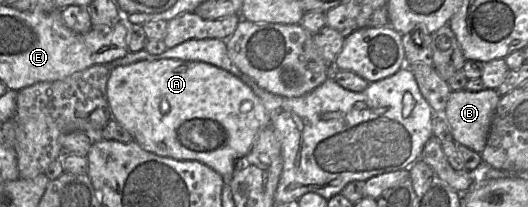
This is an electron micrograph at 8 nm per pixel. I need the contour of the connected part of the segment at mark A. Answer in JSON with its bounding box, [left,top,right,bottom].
[107,59,270,181]

